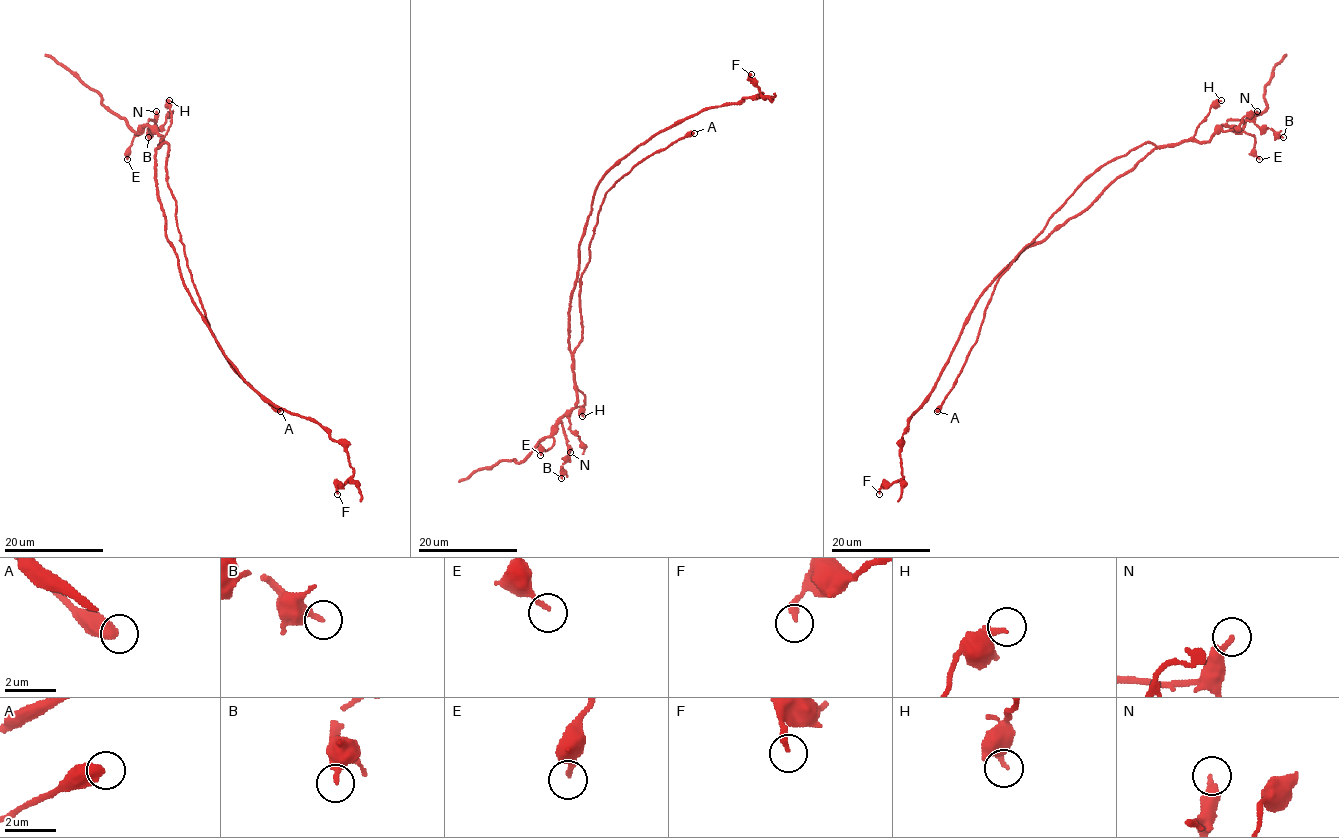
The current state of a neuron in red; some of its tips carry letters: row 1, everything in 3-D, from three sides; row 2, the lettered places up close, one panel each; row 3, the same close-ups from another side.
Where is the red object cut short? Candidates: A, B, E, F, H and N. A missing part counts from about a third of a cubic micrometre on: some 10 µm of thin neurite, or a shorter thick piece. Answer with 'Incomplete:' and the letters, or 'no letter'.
Incomplete: no letter

